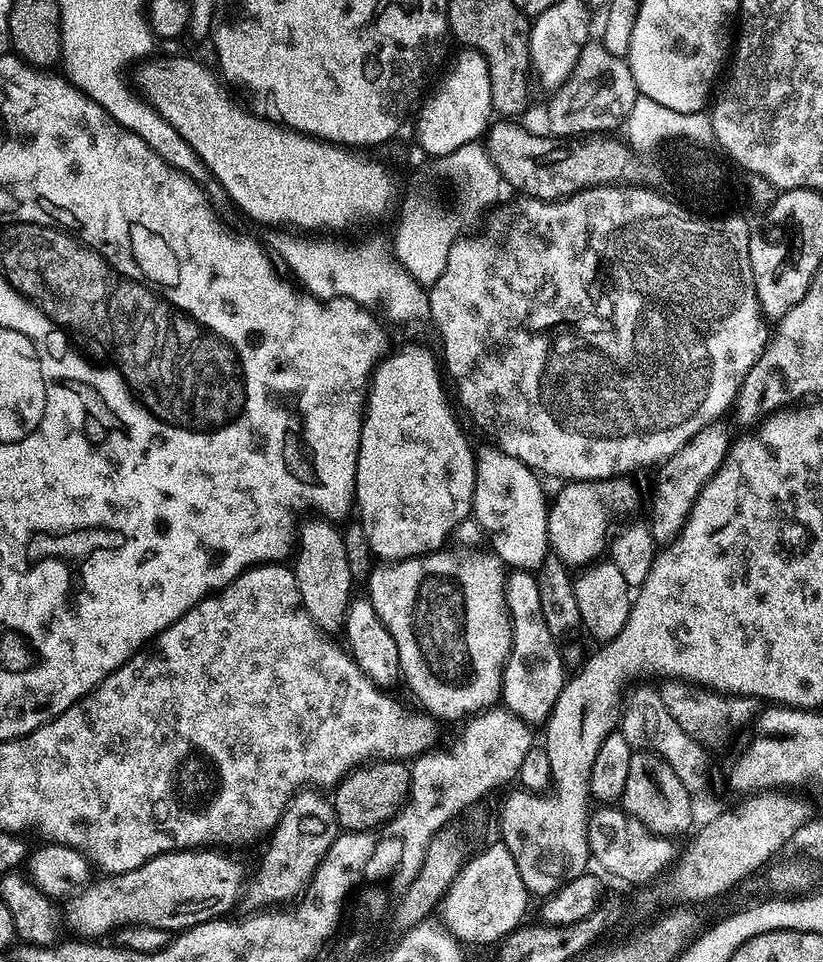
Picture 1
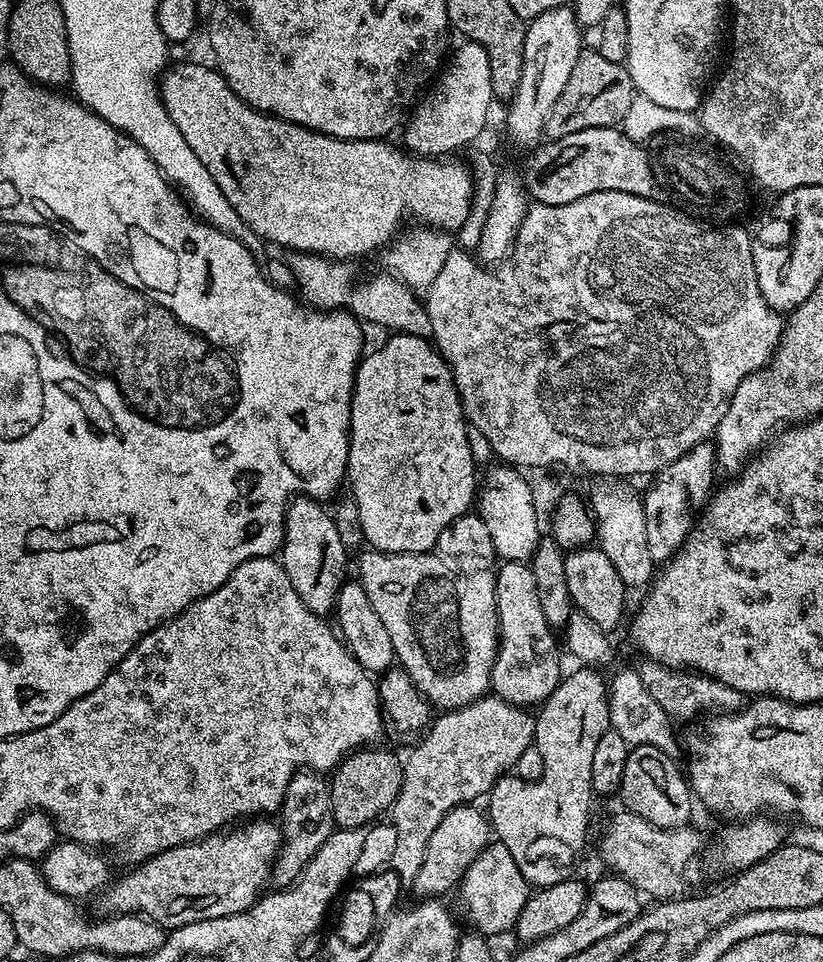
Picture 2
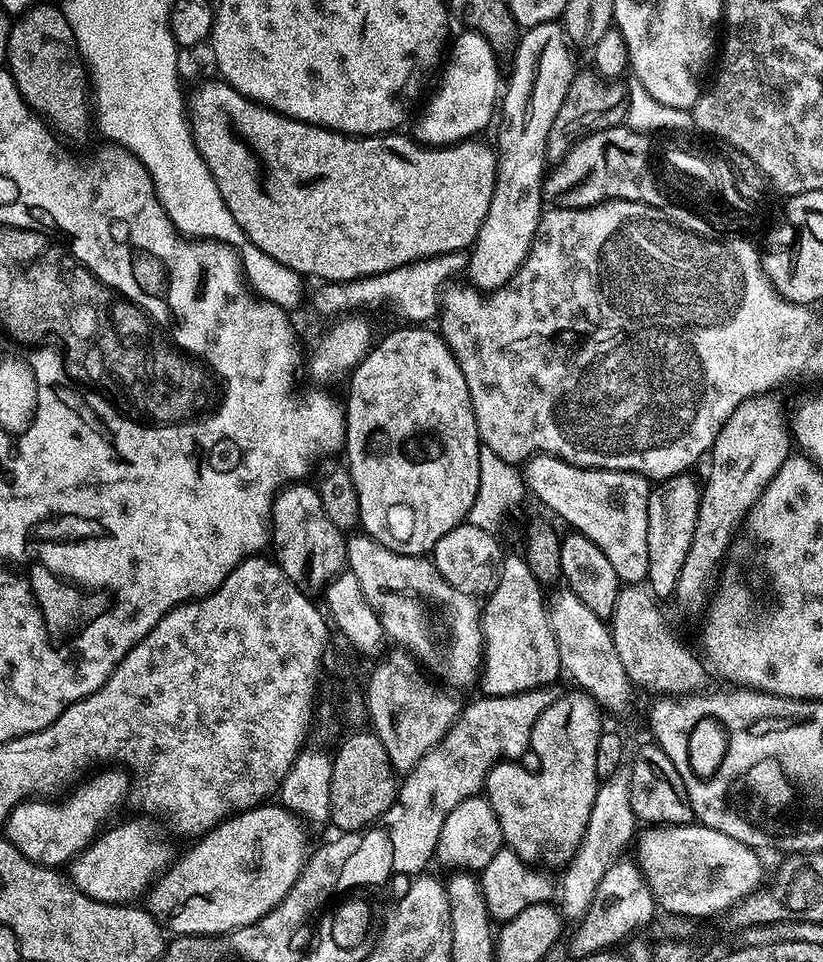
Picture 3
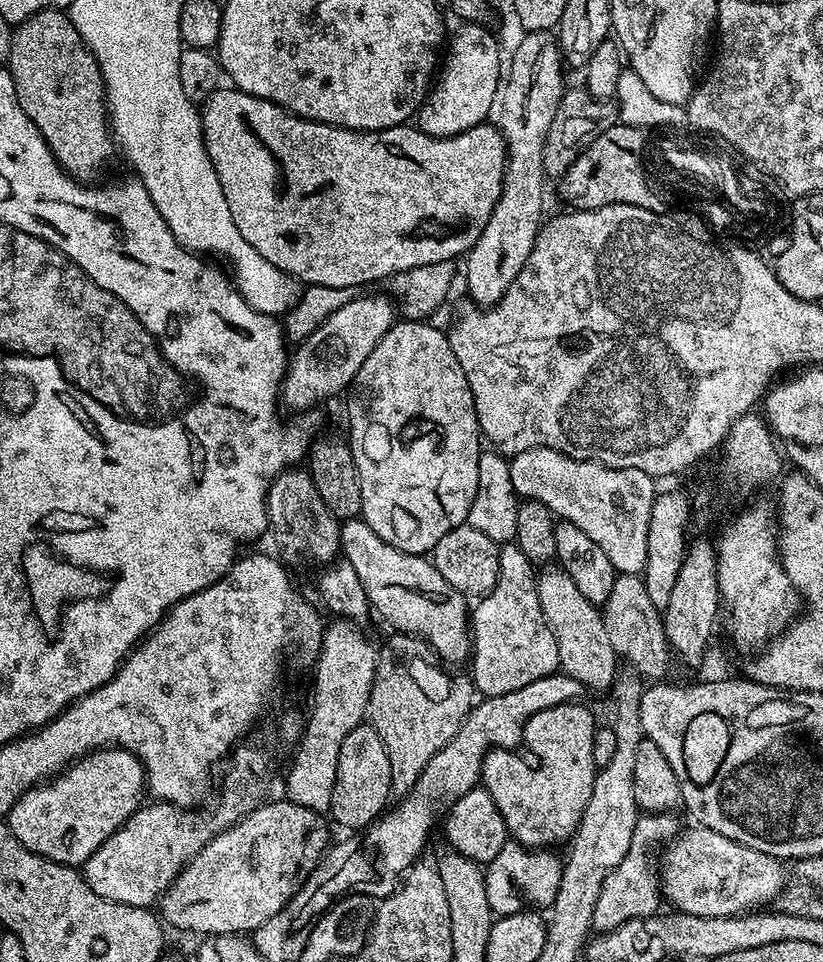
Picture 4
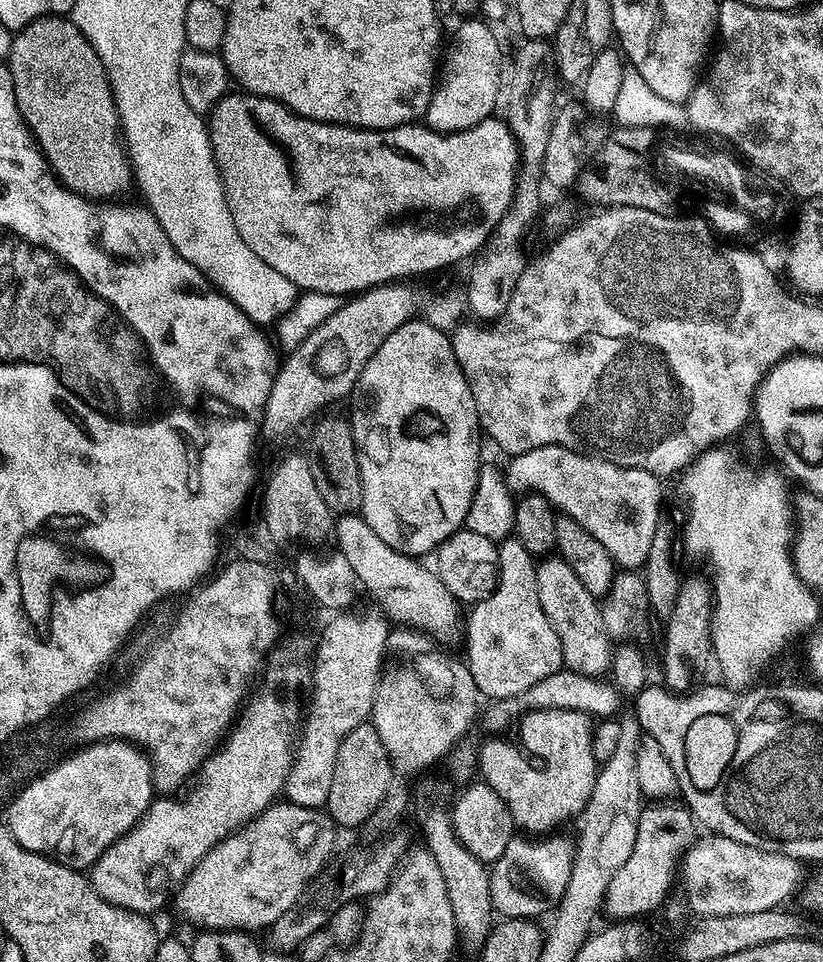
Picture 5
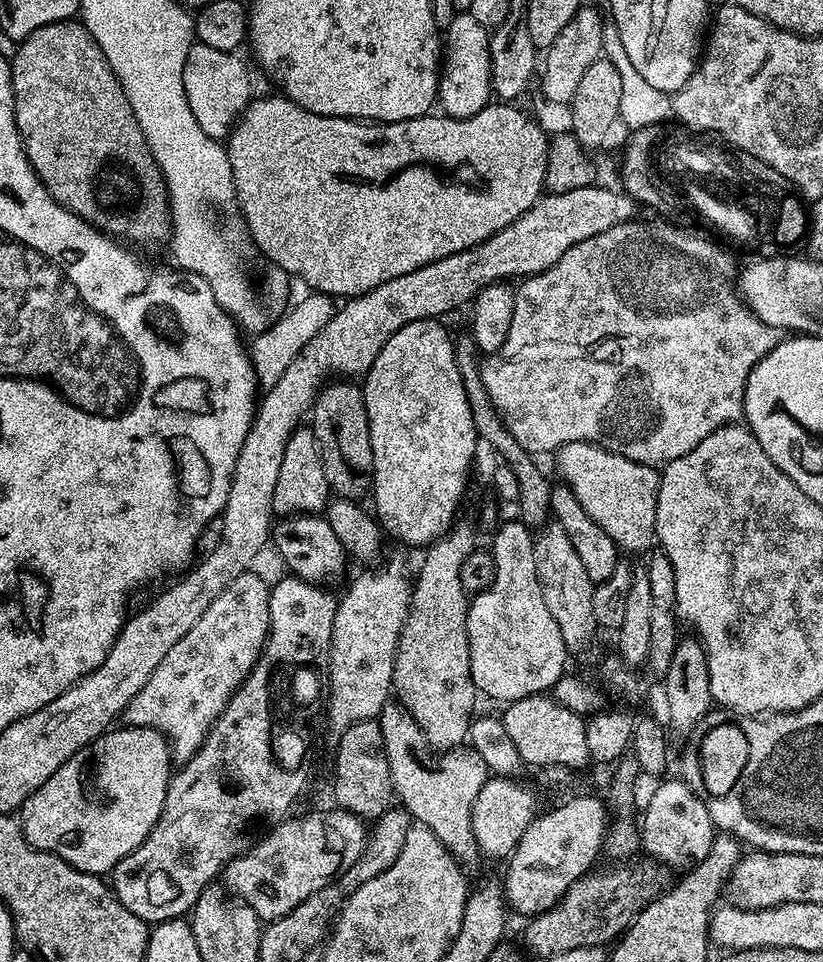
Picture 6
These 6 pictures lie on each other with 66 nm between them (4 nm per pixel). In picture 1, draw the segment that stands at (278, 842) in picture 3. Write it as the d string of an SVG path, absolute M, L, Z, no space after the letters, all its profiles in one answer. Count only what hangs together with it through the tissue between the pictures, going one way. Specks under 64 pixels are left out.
M185 850L167 852L156 856L150 862L138 866L129 872L104 874L84 885L67 901L68 909L63 909L62 916L68 919L70 927L80 938L104 938L107 932L133 926L166 928L176 934L186 928L192 928L203 921L217 919L225 915L234 904L240 888L240 870L228 857L216 850Z

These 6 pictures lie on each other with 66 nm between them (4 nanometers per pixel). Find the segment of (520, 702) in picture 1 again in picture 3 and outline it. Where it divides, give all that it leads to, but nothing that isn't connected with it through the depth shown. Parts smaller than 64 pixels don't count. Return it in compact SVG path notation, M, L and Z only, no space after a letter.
M523 555L503 557L496 588L489 592L482 608L484 662L479 687L485 696L513 696L535 688L555 685L562 676L556 634L548 621L545 589L530 574Z

